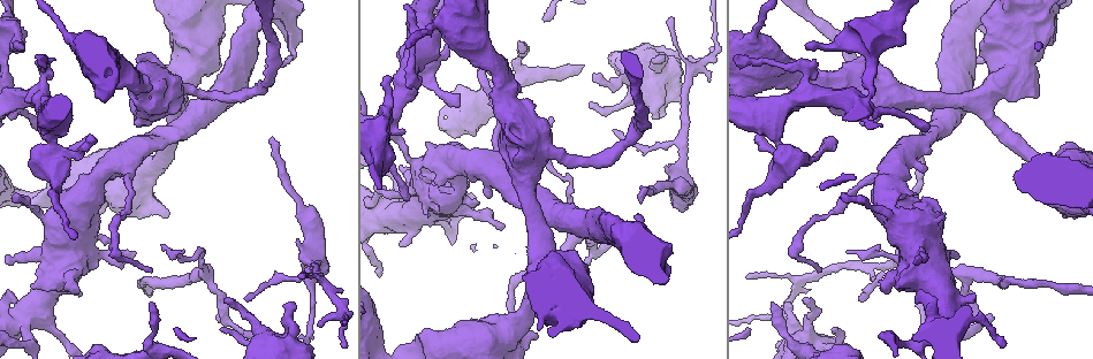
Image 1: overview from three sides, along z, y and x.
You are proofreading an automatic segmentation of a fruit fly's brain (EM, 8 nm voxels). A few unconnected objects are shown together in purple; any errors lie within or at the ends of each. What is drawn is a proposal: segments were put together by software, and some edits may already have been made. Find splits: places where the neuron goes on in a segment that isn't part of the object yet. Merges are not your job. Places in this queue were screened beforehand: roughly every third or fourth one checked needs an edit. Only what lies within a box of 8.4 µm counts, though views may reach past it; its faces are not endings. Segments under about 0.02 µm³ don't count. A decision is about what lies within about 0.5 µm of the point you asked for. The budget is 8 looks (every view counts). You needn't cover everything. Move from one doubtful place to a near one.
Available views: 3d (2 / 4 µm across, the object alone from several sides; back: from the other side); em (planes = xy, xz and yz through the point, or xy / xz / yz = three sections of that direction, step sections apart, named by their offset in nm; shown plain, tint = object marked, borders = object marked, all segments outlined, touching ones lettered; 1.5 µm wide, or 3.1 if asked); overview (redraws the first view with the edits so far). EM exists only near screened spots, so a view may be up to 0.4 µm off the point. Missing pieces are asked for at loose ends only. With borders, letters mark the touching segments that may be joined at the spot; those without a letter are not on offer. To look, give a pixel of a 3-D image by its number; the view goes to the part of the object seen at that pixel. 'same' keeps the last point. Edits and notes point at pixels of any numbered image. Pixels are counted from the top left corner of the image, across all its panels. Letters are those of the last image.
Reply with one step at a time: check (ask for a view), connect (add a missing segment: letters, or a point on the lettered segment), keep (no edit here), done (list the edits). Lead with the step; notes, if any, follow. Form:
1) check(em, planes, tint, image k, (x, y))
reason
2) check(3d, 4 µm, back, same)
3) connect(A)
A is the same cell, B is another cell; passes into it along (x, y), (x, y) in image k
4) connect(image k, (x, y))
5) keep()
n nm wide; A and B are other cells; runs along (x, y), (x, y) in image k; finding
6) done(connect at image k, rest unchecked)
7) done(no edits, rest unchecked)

check(3d, 2 µm, image 1, (273, 140))
long arm stops here

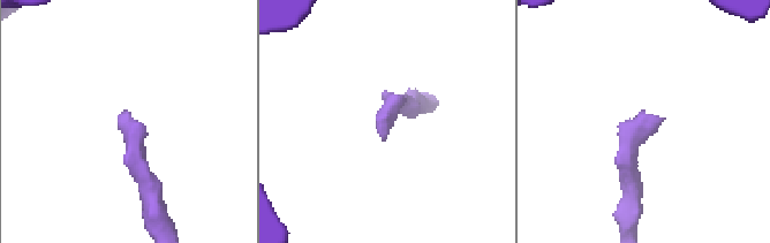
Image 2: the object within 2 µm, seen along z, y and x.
check(em, xy, step 8, tint, image 2, (386, 134))
now the EM

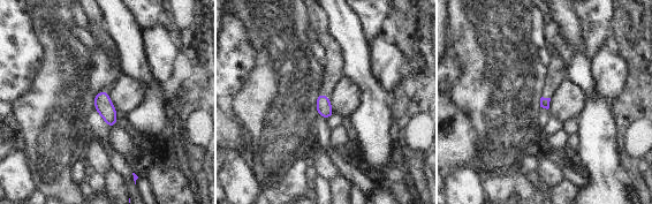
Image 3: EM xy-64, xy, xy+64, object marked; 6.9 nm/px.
check(em, xy, step 8, borders, same)

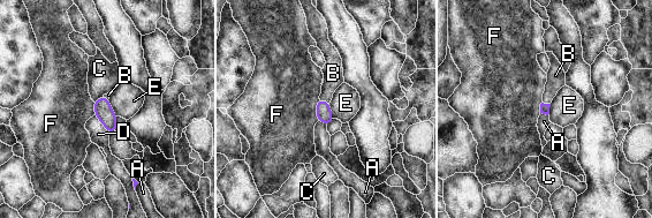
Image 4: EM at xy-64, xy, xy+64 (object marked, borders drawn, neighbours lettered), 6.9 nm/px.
connect(B)
B is the same cell, A, C, D, E and F are other cells; passes into it along (323, 108), (324, 100), (333, 73) in image 4; the neuron continues

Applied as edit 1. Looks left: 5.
check(3d, 2 µm, image 1, (551, 119))
branch stops here

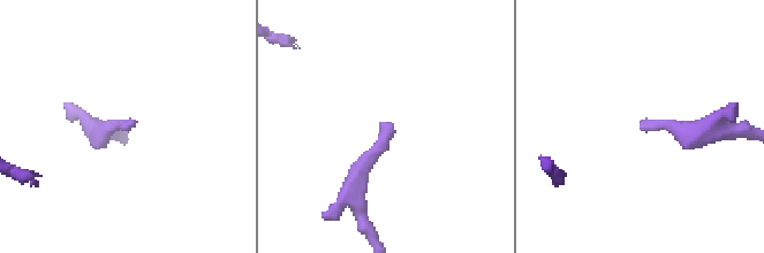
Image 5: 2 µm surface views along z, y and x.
check(em, planes, tint, image 5, (130, 118))

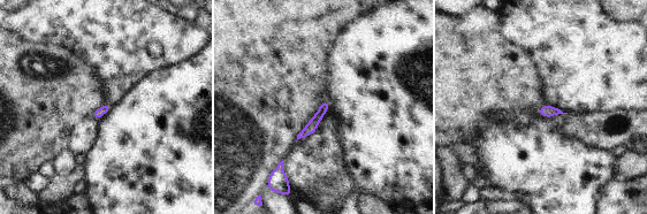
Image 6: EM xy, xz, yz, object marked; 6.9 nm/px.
check(em, planes, borders, same)
see the neighbours

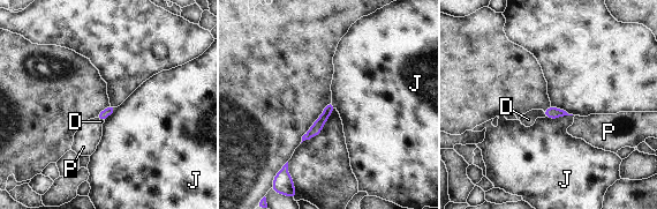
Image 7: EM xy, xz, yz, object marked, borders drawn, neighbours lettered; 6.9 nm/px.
connect(D)
J touches over 190 nm; D is the same cell, J and P are other cells; passes into it along (551, 112), (543, 113), (528, 119) in image 7; it goes on there

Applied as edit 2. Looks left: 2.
check(em, xz, step 8, borders, image 1, (789, 304))
free end

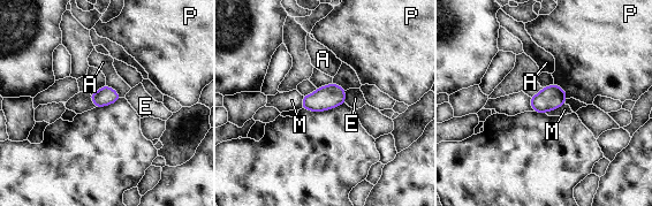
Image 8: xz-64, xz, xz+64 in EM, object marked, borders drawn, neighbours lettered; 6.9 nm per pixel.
check(em, planes, borders, same)

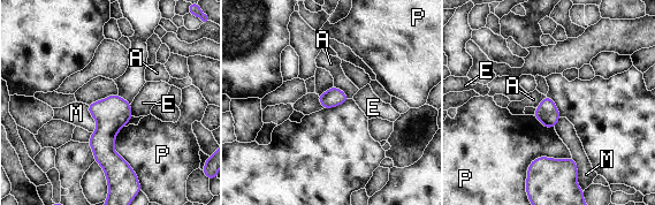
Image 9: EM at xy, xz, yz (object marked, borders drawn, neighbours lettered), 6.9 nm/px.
keep()
A, E, M and P are other cells; no lettered segment goes on from it

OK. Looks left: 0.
done(connect at image 4, connect at image 7, rest unchecked)

